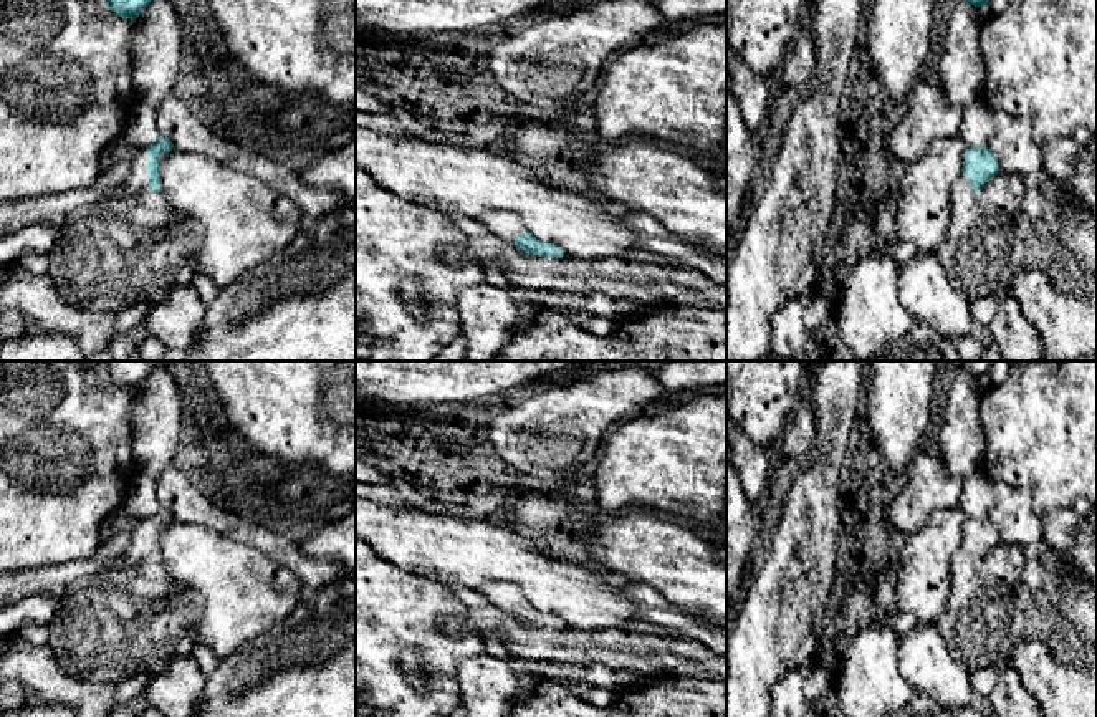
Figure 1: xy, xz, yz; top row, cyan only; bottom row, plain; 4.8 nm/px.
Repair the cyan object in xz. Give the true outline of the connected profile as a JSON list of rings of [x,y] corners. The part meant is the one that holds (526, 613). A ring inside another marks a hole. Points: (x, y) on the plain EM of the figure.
[[[486,583],[477,589],[491,606],[515,616],[518,621],[539,628],[564,628],[564,621],[554,614],[538,611],[523,594],[510,583]]]

